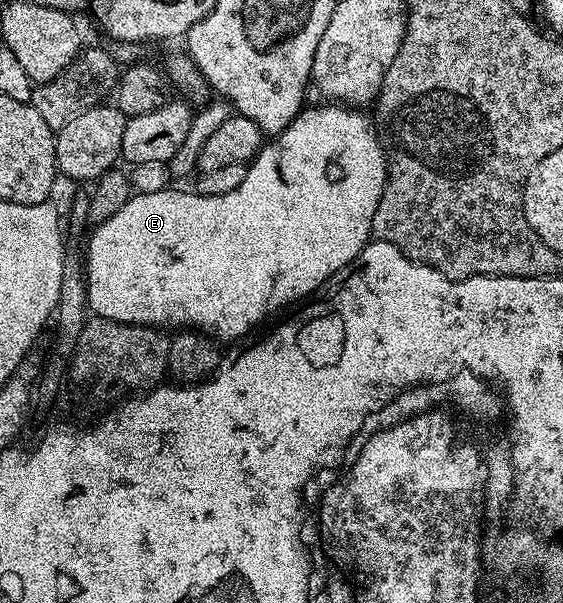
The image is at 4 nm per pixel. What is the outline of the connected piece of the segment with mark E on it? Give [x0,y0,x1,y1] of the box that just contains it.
[84,102,386,341]

